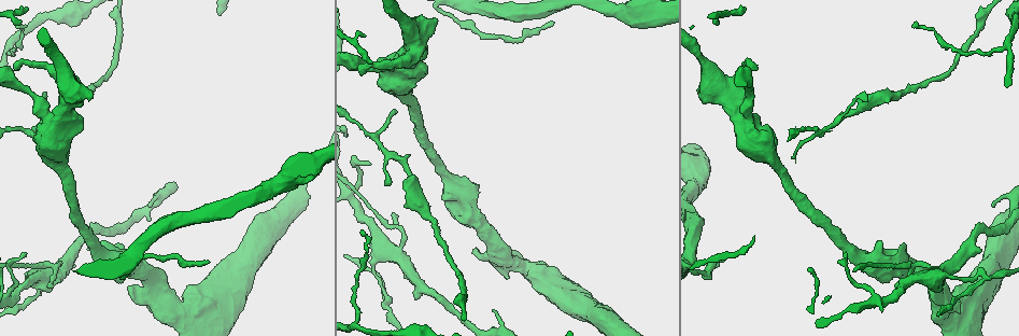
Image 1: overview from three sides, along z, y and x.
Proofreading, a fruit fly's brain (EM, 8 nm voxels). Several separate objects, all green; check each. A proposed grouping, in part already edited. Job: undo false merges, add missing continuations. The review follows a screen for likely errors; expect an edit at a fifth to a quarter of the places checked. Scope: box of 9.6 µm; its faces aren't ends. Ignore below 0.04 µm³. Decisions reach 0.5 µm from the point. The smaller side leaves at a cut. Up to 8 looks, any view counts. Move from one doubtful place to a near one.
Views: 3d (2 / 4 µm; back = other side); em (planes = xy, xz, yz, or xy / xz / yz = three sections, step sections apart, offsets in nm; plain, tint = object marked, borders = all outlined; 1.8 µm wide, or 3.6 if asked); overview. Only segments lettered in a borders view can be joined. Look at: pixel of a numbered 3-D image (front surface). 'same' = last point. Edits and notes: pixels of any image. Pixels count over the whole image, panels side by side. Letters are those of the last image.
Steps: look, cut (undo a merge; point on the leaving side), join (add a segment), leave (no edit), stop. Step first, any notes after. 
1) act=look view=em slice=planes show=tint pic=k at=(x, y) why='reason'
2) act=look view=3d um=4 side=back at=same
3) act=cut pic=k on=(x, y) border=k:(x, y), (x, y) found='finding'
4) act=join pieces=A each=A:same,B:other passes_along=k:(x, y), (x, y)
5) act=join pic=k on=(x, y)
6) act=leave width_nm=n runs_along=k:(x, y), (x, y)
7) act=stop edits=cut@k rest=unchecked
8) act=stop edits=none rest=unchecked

act=look view=em slice=planes show=tint pic=1 at=(911, 25) why='thin end'

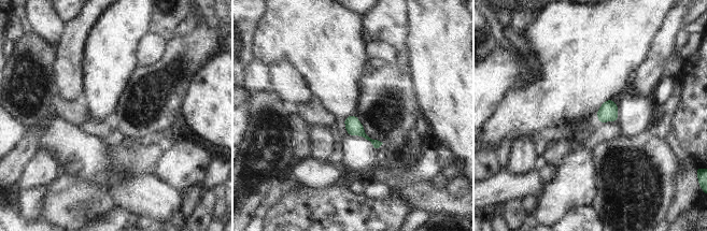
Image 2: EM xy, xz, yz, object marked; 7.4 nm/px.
act=look view=em slice=planes show=borders at=same

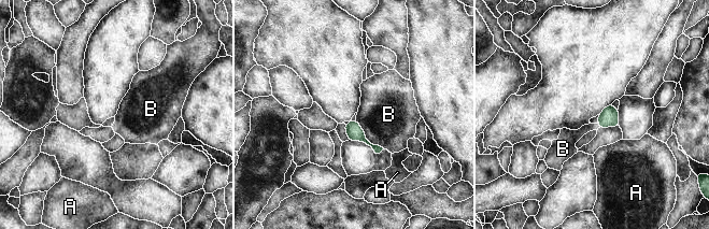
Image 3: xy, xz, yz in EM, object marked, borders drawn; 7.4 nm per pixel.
act=leave width_nm=120 each=A:other,B:other border=3:(355, 119), (365, 137), (384, 148) found='none of them fits'

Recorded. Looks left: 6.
act=look view=em slice=xy step=4 show=borders pic=1 at=(361, 70) why='touches itself'

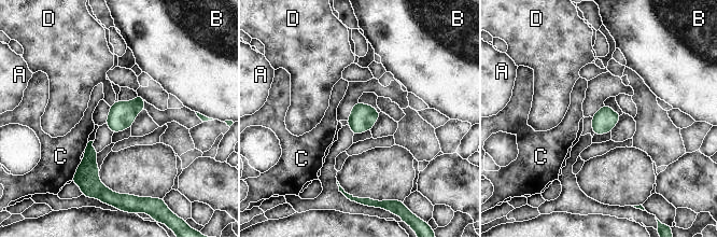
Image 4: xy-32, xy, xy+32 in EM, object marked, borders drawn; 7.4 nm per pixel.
act=leave width_nm=170 each=A:other,B:other,C:other,D:other border=4:(114, 101), (110, 107) found='continuous, no second neuron'

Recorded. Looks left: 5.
act=look view=em slice=planes show=borders pic=1 at=(992, 204) why='an open end'

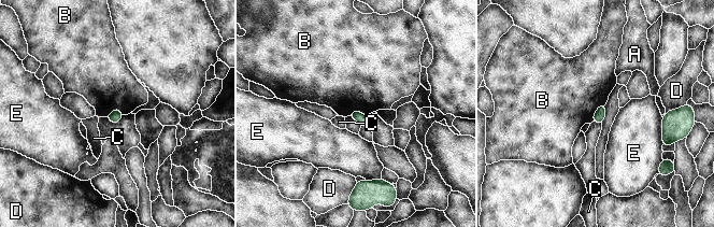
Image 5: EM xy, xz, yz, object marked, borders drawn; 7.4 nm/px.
act=leave each=A:other,B:other,C:other,D:other,E:other border=5:(604, 103), (598, 107), (593, 121) found='no lettered segment goes on from it'

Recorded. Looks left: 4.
act=look view=3d um=4 pic=1 at=(130, 287)

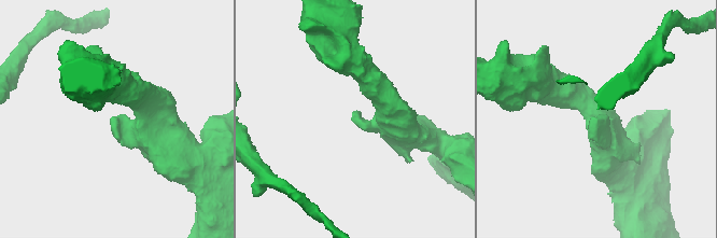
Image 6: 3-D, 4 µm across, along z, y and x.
act=look view=em um=3.6 slice=planes show=borders pic=6 at=(111, 119)

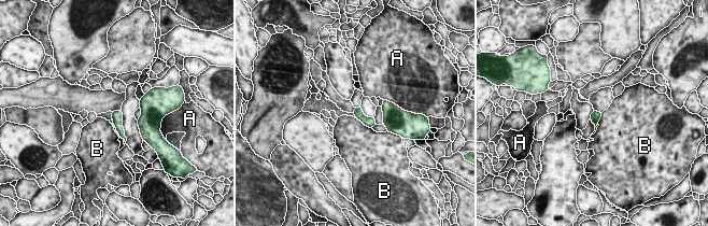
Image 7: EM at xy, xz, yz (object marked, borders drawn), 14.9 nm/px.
act=leave each=A:other,B:other border=7:(356, 117), (371, 128) found='no lettered segment goes on from it'

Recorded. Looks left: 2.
act=stop edits=none rest=unchecked

